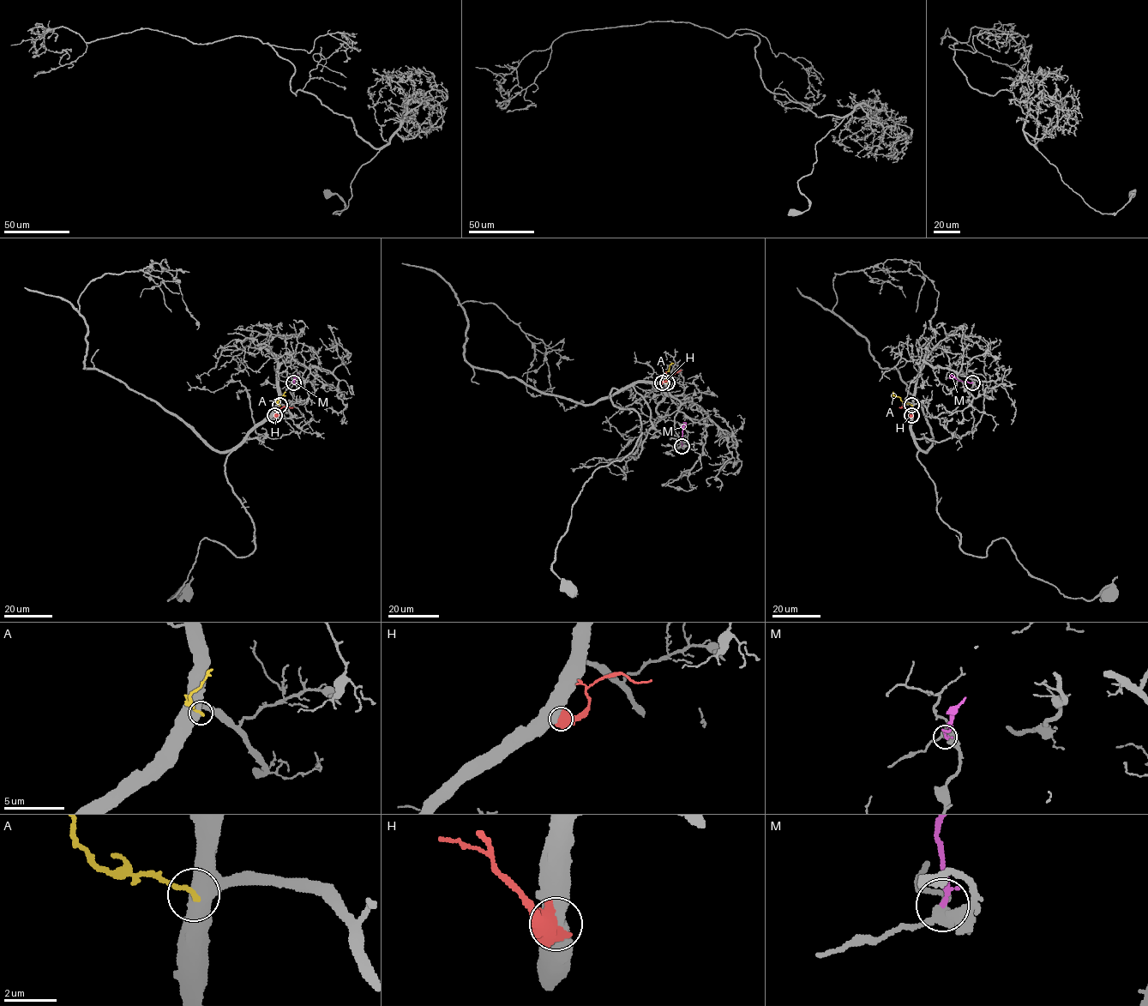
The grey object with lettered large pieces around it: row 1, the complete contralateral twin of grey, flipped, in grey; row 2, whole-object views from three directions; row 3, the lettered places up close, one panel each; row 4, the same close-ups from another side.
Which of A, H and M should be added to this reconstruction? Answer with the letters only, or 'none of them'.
none of them

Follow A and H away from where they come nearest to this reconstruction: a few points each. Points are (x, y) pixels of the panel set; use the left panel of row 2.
A: (279, 405), (278, 401), (285, 392)
H: (274, 415), (284, 406), (292, 407)

